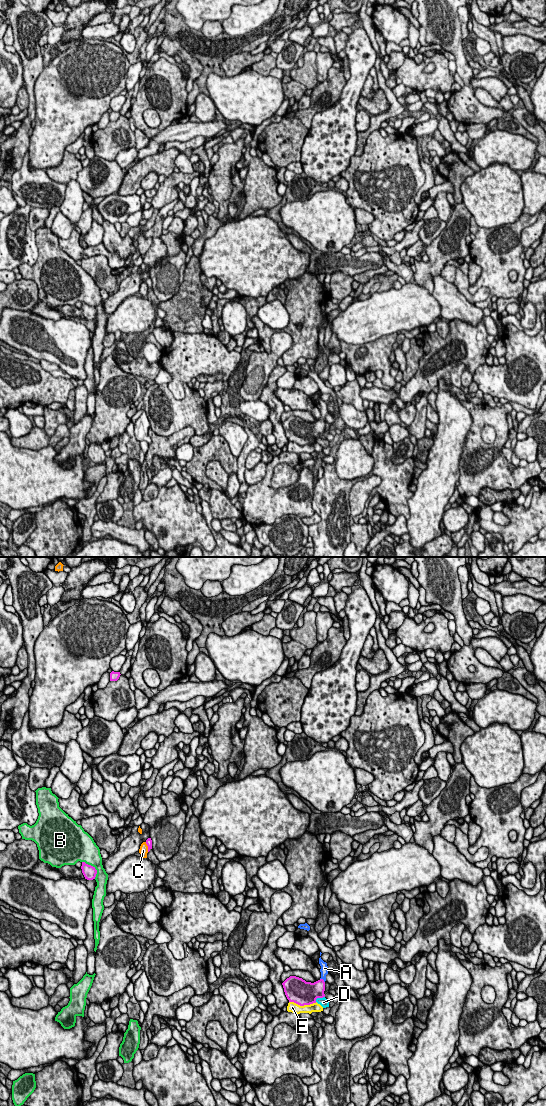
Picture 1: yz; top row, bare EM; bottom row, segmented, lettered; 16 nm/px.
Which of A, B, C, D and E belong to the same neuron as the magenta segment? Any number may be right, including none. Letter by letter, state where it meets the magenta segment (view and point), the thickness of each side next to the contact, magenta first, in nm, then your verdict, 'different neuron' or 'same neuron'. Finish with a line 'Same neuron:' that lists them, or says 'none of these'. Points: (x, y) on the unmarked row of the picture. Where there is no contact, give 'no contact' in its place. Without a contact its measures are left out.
A: yz (323, 420) | 280/130 nm | same neuron
B: yz (93, 307) | 220/340 nm | different neuron
C: yz (148, 287) | 100/140 nm | different neuron
D: yz (319, 437) | 380/140 nm | different neuron
E: yz (303, 445) | 400/160 nm | different neuron
Same neuron: A

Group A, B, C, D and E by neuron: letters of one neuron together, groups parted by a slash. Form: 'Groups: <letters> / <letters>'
Groups: A / B / C / D / E

